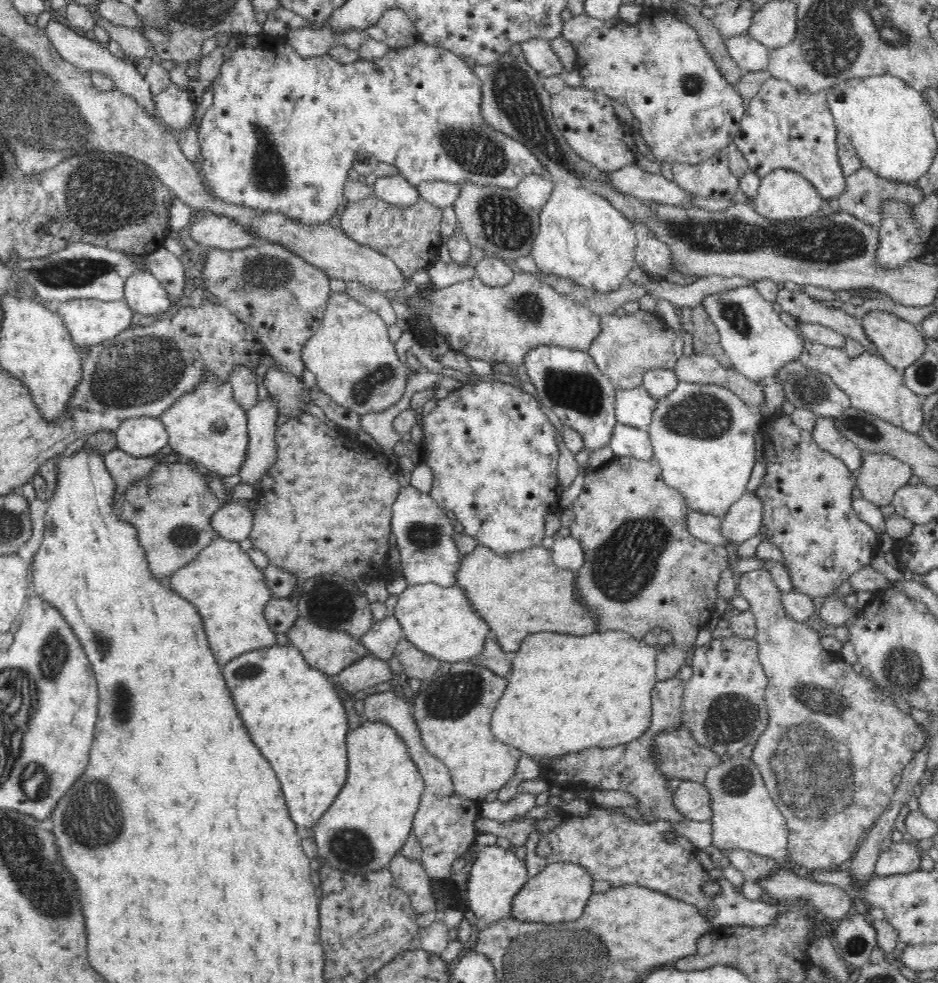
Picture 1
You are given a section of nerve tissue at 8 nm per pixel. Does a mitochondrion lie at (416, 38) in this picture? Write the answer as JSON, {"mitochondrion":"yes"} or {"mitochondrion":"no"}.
{"mitochondrion":"no"}

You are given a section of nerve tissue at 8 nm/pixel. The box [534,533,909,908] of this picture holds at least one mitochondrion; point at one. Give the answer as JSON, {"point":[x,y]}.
{"point":[810,767]}

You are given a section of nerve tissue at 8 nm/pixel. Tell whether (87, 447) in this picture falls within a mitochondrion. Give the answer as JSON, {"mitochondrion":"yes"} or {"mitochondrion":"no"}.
{"mitochondrion":"no"}

